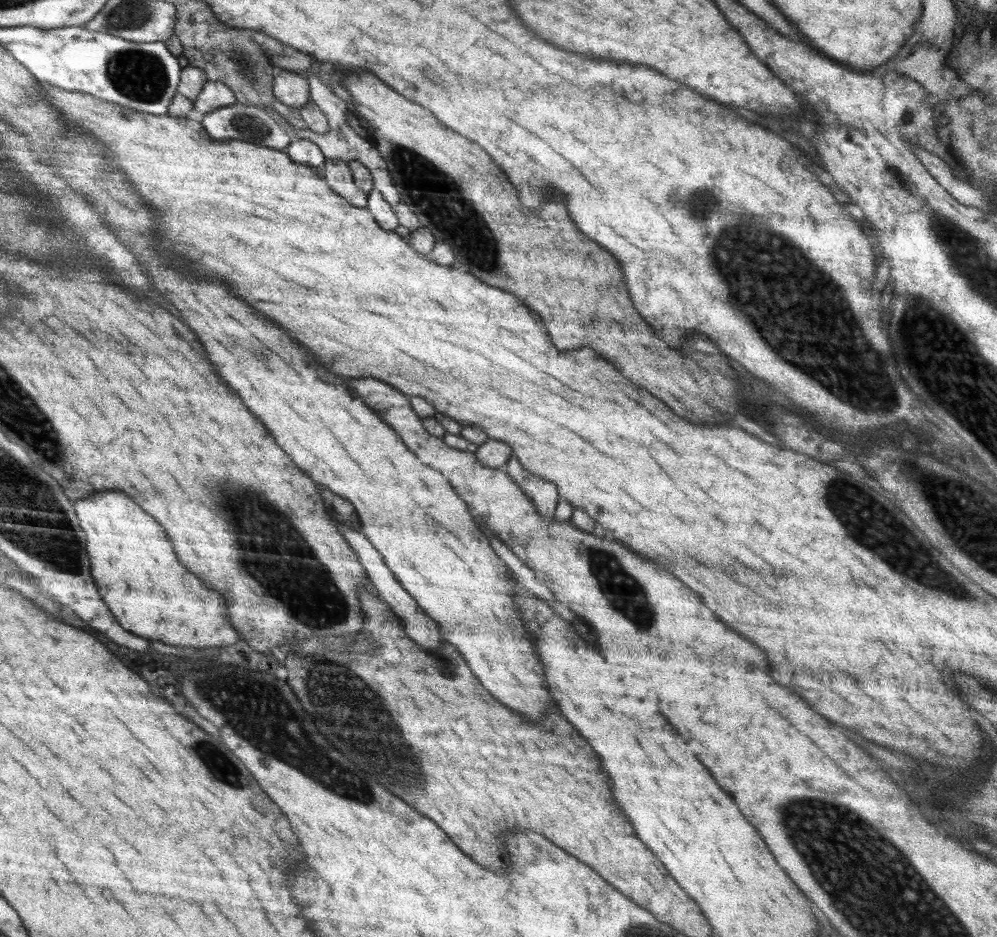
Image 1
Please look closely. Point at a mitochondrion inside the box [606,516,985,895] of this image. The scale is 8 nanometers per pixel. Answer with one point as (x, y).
(961, 811)

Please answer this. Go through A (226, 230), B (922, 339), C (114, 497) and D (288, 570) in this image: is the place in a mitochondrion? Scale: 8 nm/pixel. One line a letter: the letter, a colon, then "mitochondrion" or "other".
A: other
B: mitochondrion
C: other
D: mitochondrion

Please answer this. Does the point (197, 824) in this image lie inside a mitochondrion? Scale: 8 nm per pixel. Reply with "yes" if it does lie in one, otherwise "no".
no

